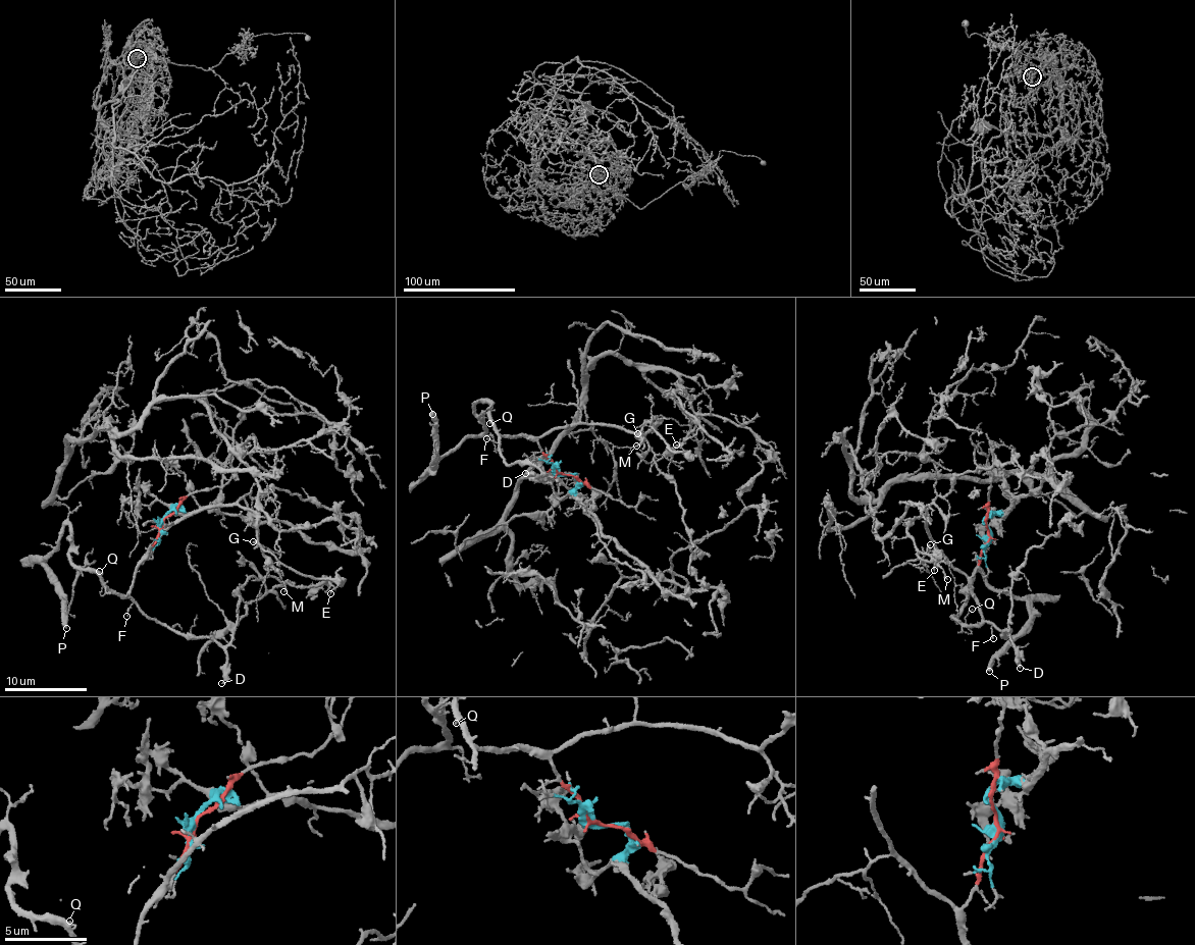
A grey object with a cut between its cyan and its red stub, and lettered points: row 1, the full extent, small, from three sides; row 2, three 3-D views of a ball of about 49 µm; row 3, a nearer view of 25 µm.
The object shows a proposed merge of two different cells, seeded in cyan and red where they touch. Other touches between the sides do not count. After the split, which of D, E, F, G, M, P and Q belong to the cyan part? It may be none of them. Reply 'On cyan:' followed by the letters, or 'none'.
On cyan: none

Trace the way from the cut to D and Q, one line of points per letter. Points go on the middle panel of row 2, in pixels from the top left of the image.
D: (560, 473), (534, 440), (502, 435), (499, 449), (510, 465), (527, 462), (544, 473), (525, 473)
Q: (560, 473), (534, 440), (503, 435), (486, 413), (490, 422)

